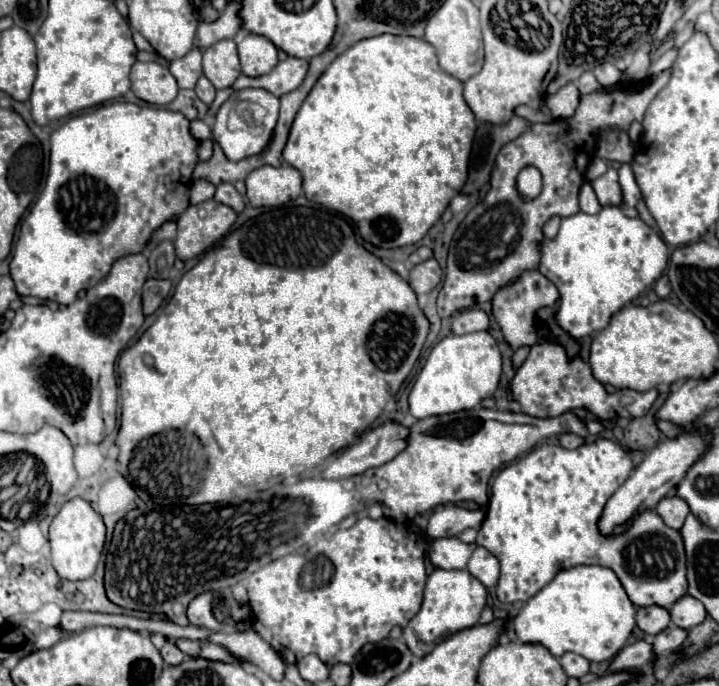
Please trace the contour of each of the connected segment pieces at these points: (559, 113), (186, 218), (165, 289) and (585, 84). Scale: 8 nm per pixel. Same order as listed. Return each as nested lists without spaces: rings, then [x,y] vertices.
[[[573,82],[565,84],[563,88],[559,88],[555,94],[547,96],[547,106],[553,114],[553,118],[569,118],[573,116],[577,104],[579,104],[579,96],[575,93],[576,86]]]
[[[215,200],[189,206],[177,220],[175,250],[179,260],[191,260],[211,248],[219,238],[227,236],[237,212]]]
[[[149,278],[143,286],[143,314],[151,316],[167,298],[171,290],[171,282],[169,280],[155,280]]]
[[[585,72],[585,74],[579,78],[577,88],[579,88],[581,94],[589,94],[589,92],[595,92],[595,90],[599,88],[599,82],[597,82],[597,78],[595,78],[591,72]]]

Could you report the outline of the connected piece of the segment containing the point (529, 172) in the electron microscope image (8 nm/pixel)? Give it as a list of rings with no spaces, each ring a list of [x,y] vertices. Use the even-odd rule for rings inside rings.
[[[527,166],[525,170],[521,170],[521,174],[517,176],[517,188],[521,192],[521,196],[525,200],[535,198],[541,192],[541,174],[537,168]]]

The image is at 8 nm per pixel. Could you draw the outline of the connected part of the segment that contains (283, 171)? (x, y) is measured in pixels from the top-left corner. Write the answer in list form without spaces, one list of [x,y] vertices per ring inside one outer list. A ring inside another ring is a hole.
[[[283,164],[279,168],[259,166],[247,176],[245,184],[247,184],[247,200],[251,206],[283,206],[285,202],[301,194],[301,174],[289,164]]]

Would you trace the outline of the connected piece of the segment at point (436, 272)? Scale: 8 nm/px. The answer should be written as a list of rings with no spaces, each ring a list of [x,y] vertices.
[[[429,258],[429,260],[413,266],[409,272],[409,284],[413,286],[413,290],[417,294],[431,292],[439,282],[441,282],[441,268],[435,258]]]

